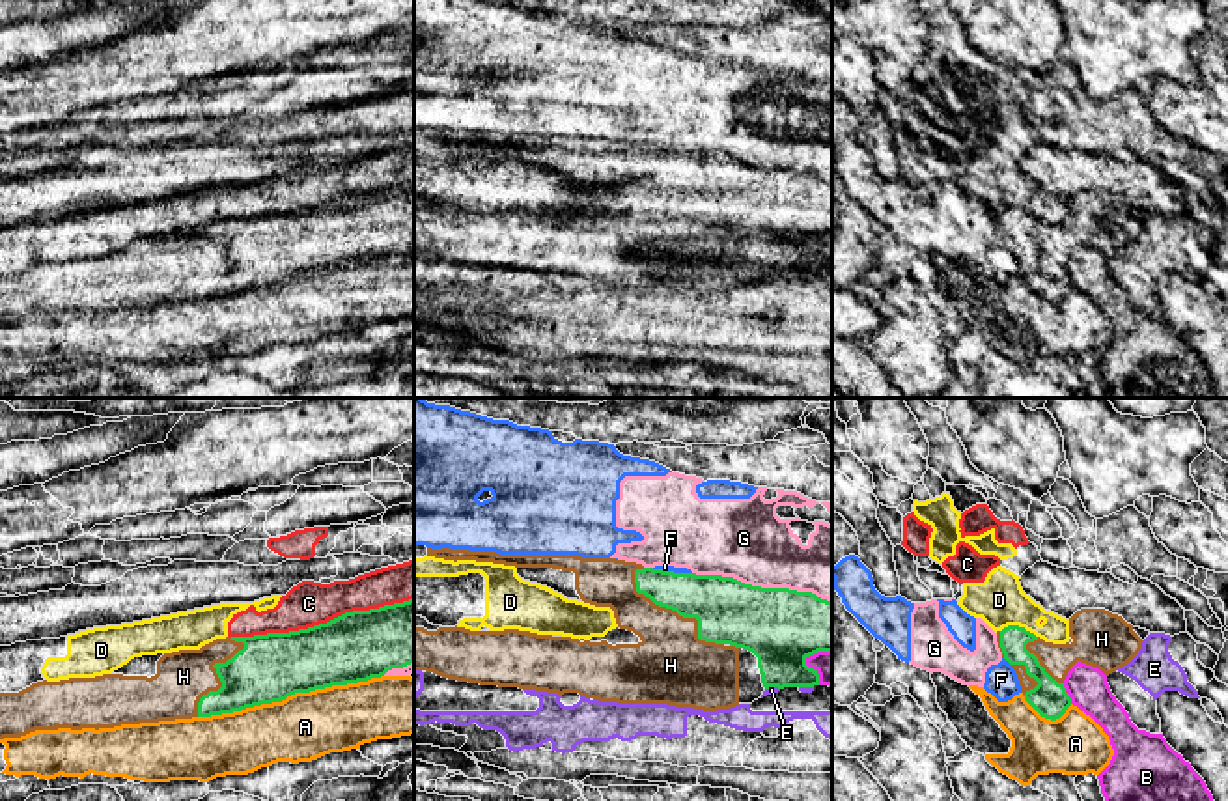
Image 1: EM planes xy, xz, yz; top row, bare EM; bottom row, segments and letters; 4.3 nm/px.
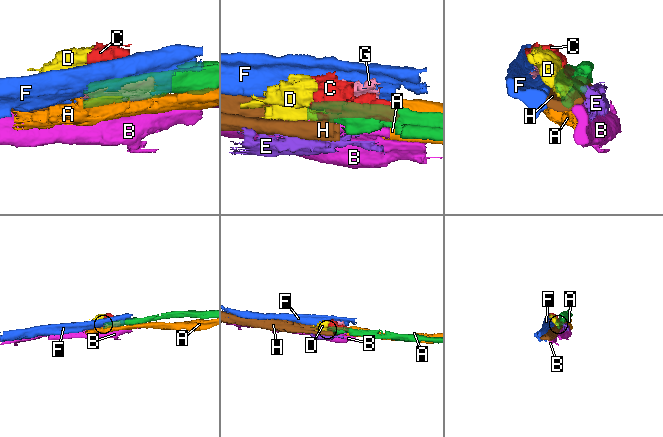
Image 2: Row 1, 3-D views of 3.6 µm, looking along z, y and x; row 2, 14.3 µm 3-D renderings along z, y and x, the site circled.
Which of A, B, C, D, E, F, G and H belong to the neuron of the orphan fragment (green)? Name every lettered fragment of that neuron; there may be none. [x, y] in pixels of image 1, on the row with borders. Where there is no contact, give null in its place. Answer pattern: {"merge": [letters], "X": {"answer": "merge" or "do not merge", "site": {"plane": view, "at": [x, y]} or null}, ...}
{"merge": ["H"], "A": {"answer": "do not merge", "site": {"plane": "xy", "at": [290, 695]}}, "B": {"answer": "do not merge", "site": {"plane": "xz", "at": [805, 660]}}, "C": {"answer": "do not merge", "site": {"plane": "xy", "at": [321, 624]}}, "D": {"answer": "do not merge", "site": {"plane": "yz", "at": [1018, 626]}}, "E": {"answer": "do not merge", "site": {"plane": "xz", "at": [771, 686]}}, "F": {"answer": "do not merge", "site": {"plane": "xz", "at": [672, 572]}}, "G": {"answer": "do not merge", "site": {"plane": "xz", "at": [760, 587]}}, "H": {"answer": "merge", "site": {"plane": "xz", "at": [678, 613]}}}

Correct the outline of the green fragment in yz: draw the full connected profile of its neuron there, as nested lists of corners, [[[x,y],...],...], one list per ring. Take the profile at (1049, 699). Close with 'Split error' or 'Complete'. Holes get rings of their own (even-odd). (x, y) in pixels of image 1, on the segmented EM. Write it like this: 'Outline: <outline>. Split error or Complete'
Outline: [[[1105,609],[1077,611],[1069,618],[1069,637],[1071,644],[1053,644],[1019,625],[997,631],[1002,657],[1013,667],[1025,700],[1051,721],[1071,706],[1064,680],[1077,661],[1109,676],[1127,665],[1144,642],[1131,624]]]. Split error

